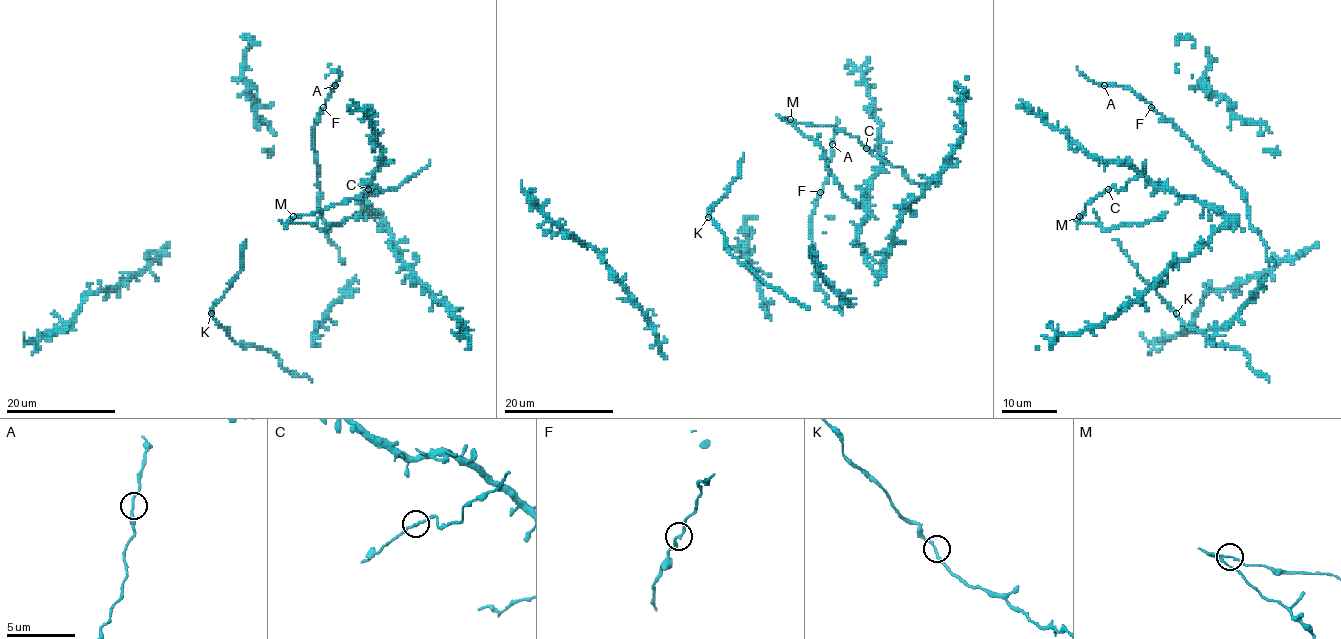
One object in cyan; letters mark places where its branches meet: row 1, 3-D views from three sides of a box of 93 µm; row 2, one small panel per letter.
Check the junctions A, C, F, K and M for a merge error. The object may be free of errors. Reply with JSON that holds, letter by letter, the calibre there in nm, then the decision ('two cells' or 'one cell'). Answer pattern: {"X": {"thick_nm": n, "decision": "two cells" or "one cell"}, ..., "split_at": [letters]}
{"A": {"thick_nm": 150, "decision": "one cell"}, "C": {"thick_nm": 170, "decision": "one cell"}, "F": {"thick_nm": 160, "decision": "one cell"}, "K": {"thick_nm": 190, "decision": "one cell"}, "M": {"thick_nm": 140, "decision": "two cells"}, "split_at": ["M"]}

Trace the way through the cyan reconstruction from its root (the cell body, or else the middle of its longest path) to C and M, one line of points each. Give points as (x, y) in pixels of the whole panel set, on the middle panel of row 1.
C: (837, 182), (826, 167), (823, 151), (786, 119), (813, 126), (833, 126), (855, 136), (866, 148)
M: (837, 182), (826, 167), (823, 151), (786, 119), (791, 119)

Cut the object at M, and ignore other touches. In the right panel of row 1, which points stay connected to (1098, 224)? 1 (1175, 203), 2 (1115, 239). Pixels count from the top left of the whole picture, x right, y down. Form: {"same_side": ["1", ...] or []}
{"same_side": []}

